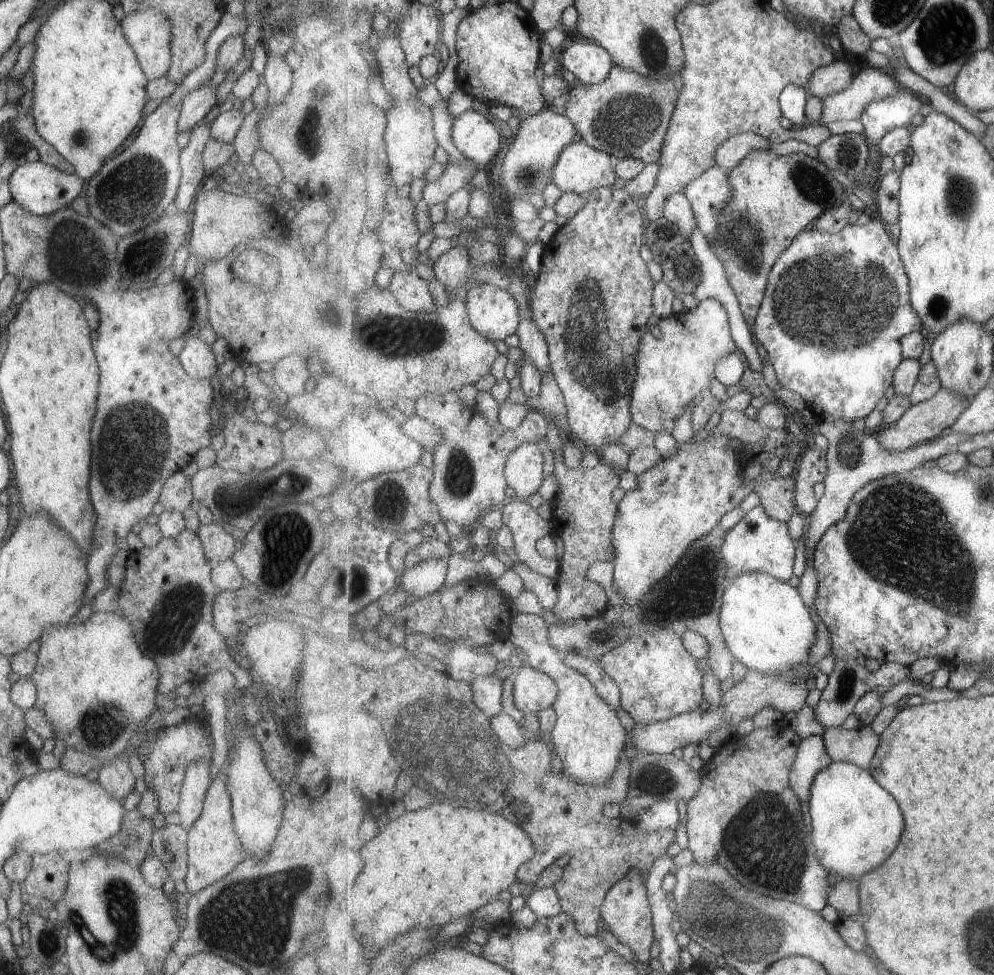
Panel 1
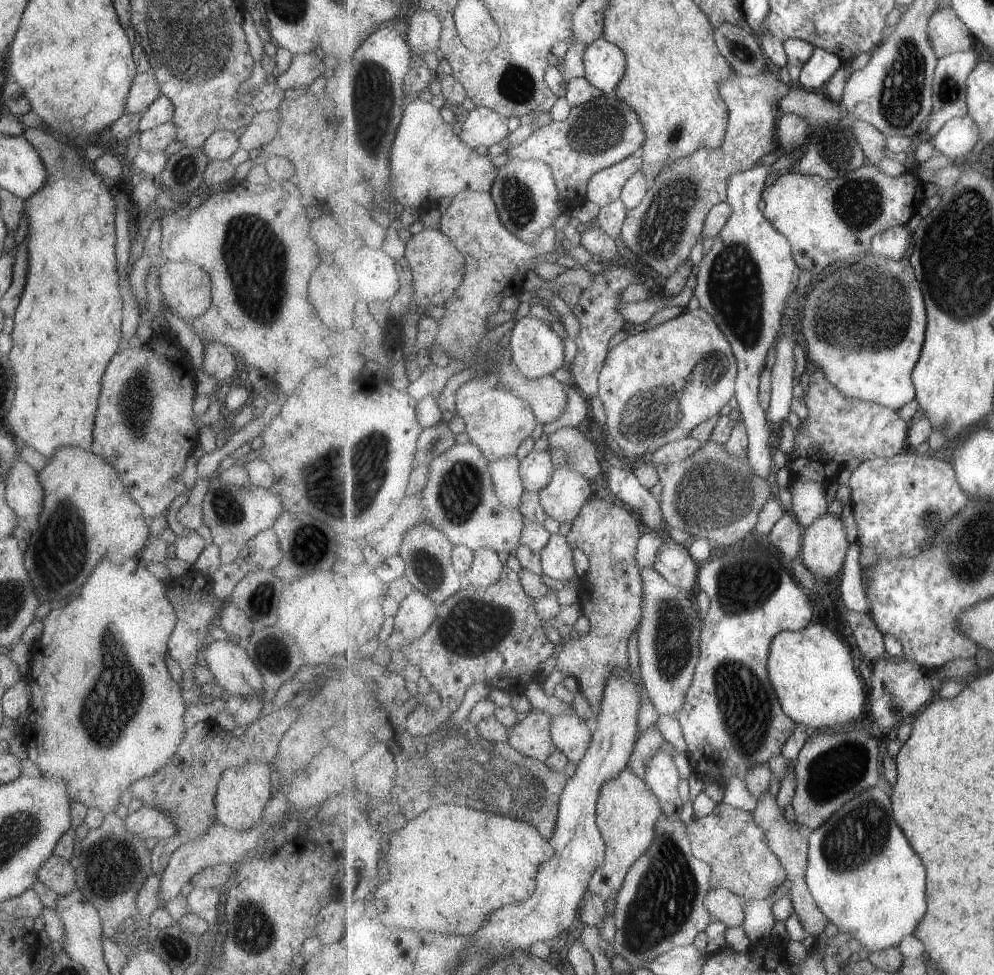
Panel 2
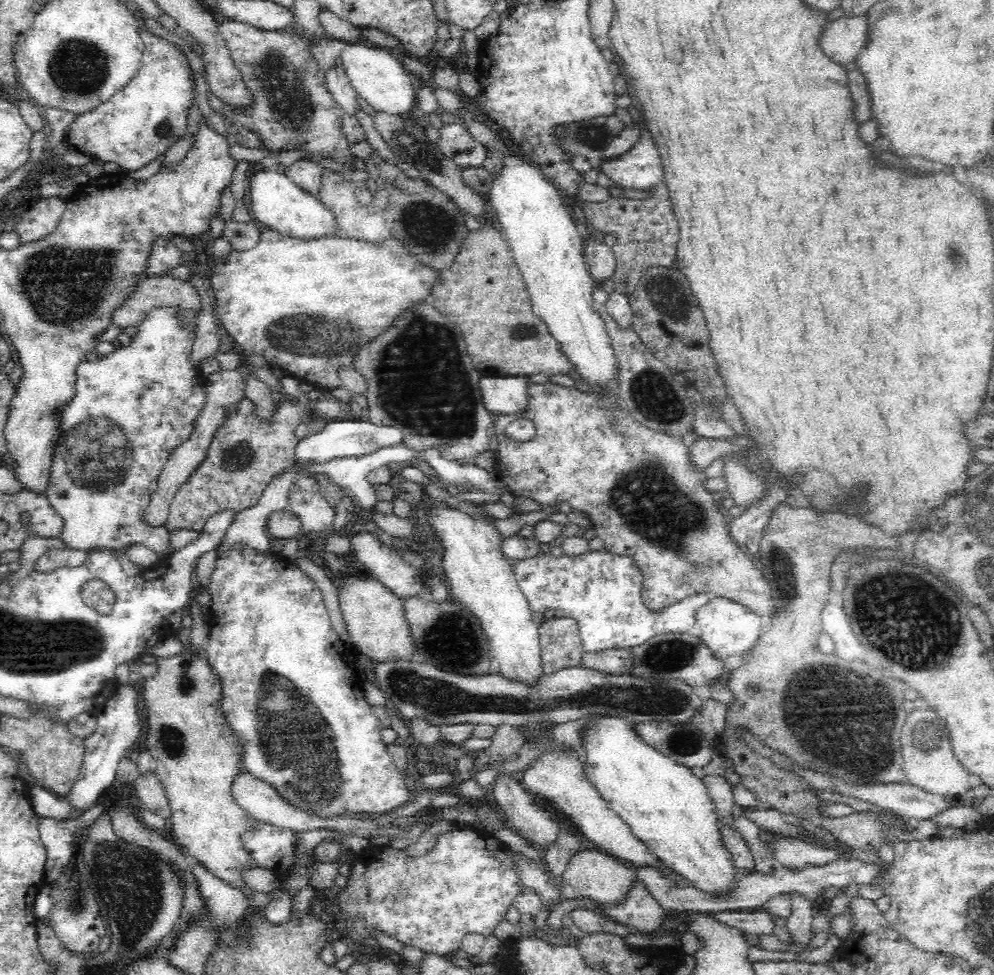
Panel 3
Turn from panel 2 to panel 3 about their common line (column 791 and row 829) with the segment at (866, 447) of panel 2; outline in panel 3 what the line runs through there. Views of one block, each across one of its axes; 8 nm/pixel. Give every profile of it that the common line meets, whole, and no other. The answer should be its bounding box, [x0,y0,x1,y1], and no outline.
[334,825,525,956]

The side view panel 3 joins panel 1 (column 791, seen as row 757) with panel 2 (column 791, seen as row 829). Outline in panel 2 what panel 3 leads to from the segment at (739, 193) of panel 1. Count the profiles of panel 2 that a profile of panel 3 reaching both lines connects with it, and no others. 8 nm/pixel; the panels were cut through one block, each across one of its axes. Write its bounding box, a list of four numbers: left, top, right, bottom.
[763,162,925,275]

